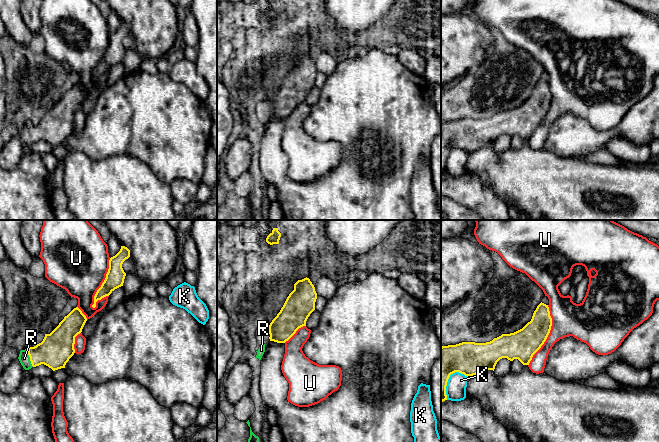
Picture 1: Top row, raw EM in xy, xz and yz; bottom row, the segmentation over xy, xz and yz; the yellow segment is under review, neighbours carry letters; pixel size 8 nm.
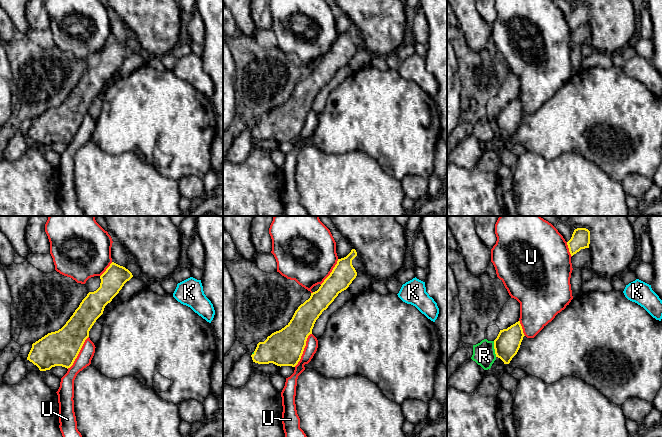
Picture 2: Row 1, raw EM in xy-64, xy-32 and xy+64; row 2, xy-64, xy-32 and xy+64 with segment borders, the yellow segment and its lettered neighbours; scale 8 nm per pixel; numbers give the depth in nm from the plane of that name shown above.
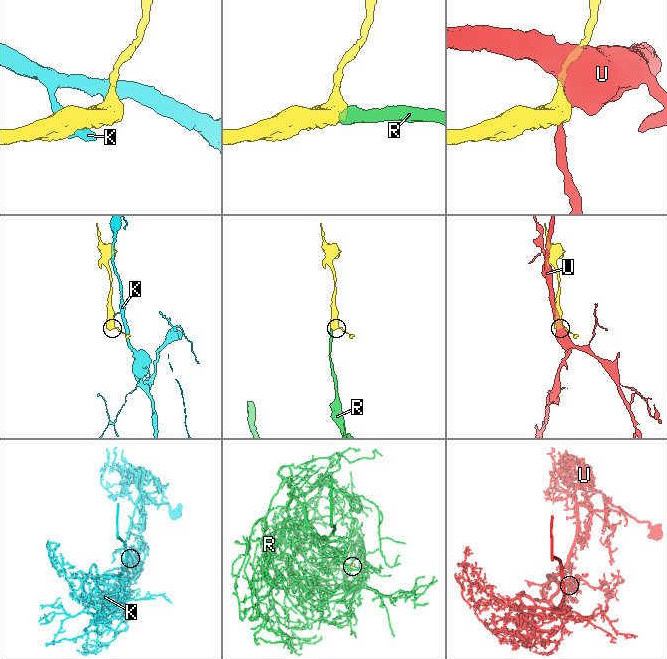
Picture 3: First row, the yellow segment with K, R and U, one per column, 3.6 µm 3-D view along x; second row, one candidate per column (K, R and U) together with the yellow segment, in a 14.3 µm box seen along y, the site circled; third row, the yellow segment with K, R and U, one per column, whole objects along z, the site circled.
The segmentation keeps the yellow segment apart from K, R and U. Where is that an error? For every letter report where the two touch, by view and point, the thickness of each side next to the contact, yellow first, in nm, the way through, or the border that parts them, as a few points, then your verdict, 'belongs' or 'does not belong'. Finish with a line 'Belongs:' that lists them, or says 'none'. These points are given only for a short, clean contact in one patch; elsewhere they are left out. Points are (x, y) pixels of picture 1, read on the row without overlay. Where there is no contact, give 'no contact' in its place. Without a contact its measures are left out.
K: meets yellow in yz at (448, 154); 280 nm thick on the yellow side, 160 nm on the other; does not belong
R: meets yellow in xy at (30, 134); 260 nm thick on the yellow side, 90 nm on the other; runs through xy (56, 125), (30, 134), (24, 134); belongs
U: meets yellow in xy at (102, 59); 150 nm thick on the yellow side, 480 nm on the other; does not belong
Belongs: R

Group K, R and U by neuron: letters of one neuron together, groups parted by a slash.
K / R / U

